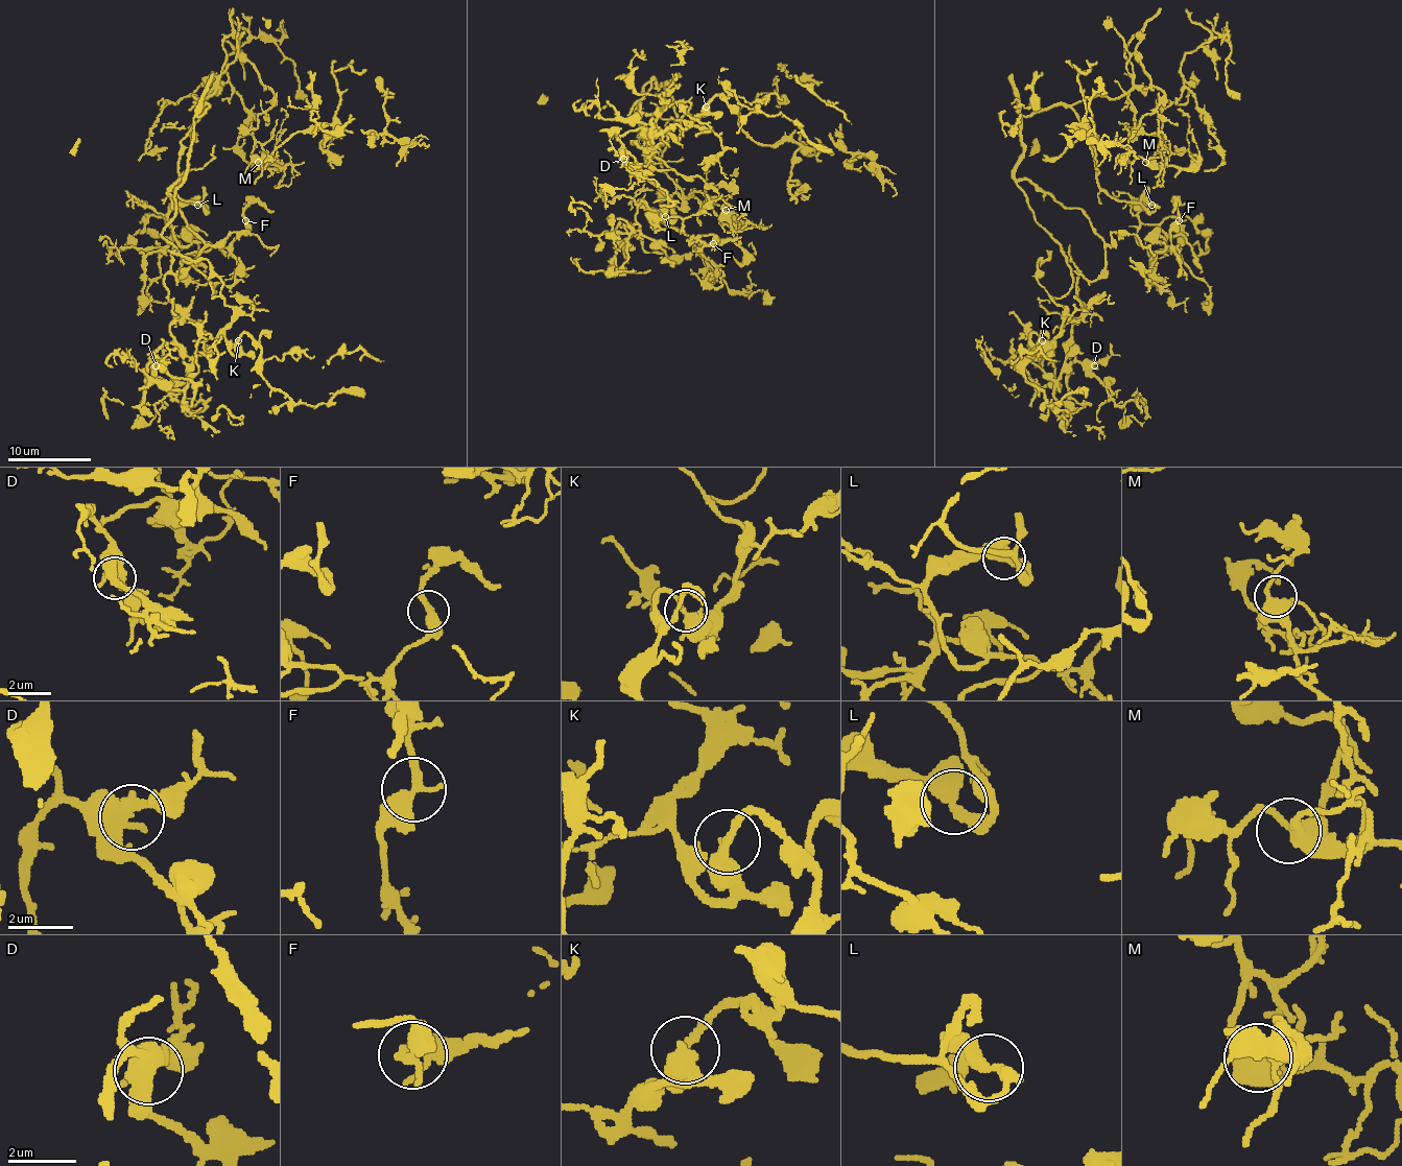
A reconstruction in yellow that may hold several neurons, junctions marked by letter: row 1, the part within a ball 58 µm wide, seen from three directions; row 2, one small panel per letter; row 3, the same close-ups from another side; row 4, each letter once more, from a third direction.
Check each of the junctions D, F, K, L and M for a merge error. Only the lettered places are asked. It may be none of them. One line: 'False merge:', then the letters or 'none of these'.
False merge: none of these

